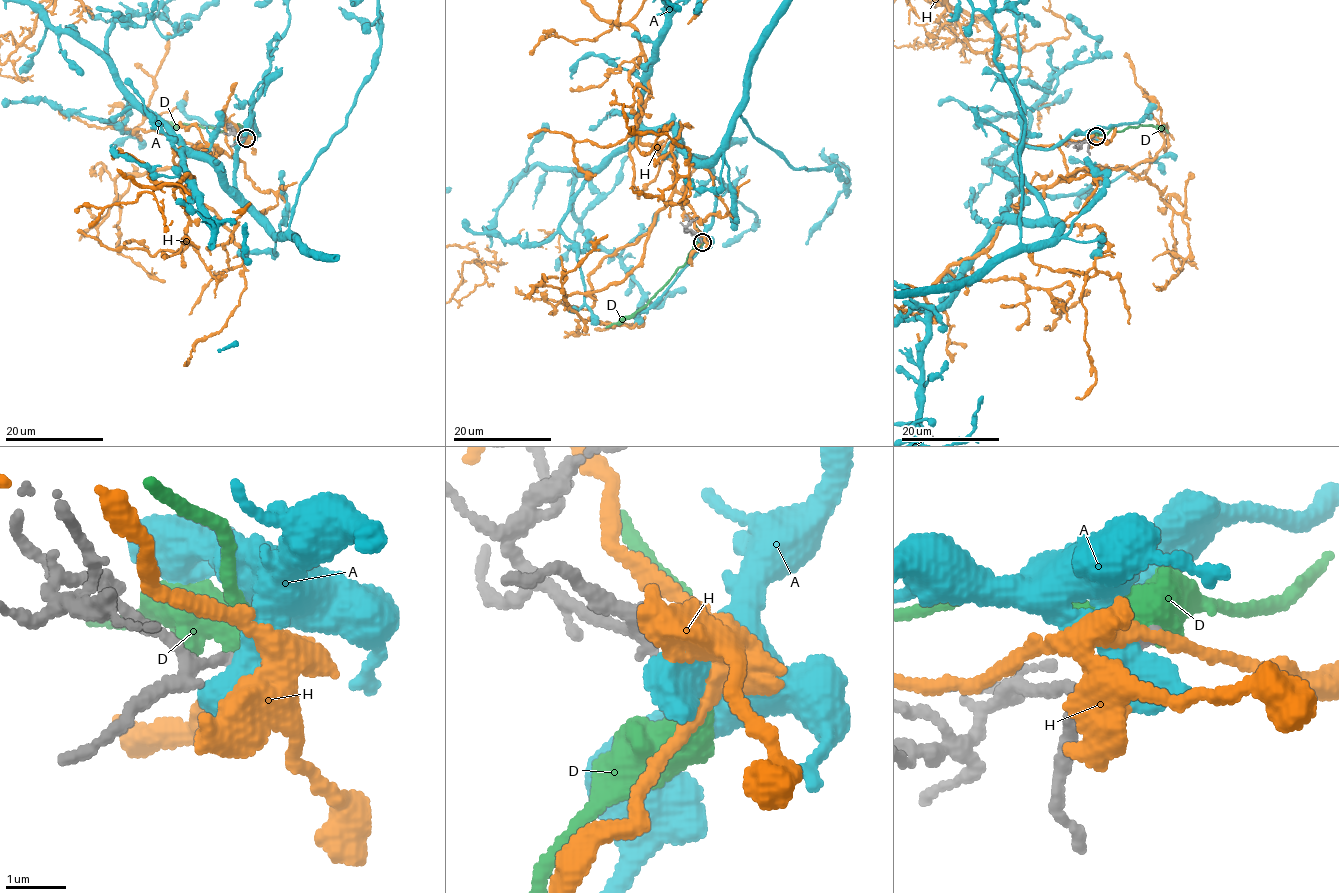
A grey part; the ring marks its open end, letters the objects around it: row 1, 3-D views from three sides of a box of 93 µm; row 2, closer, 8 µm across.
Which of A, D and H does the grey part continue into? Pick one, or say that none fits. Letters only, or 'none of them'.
none of them

